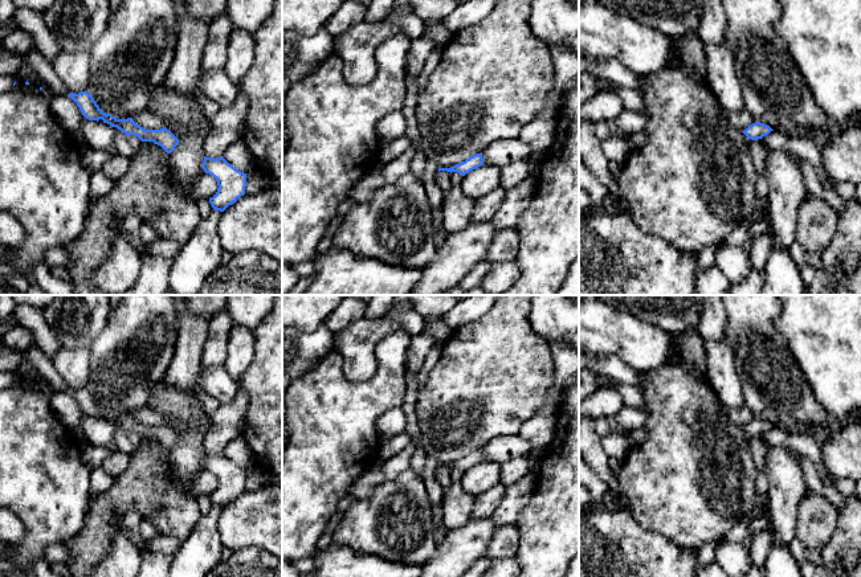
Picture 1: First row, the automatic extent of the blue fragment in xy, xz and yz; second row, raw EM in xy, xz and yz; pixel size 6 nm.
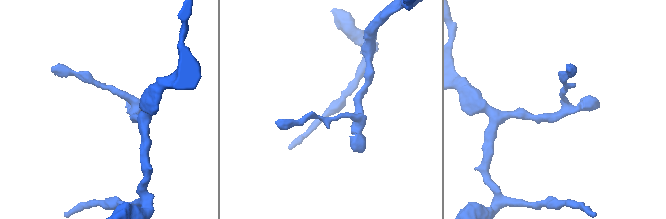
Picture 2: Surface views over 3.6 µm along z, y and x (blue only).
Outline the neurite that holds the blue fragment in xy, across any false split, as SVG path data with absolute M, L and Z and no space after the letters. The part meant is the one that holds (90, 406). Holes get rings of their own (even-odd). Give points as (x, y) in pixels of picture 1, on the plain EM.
M86 386L78 390L70 389L69 393L77 400L86 416L97 418L102 416L103 420L117 423L126 433L136 431L142 438L154 438L167 450L171 450L179 439L179 435L166 423L160 426L146 426L138 422L132 414L117 416L111 410L103 409Z

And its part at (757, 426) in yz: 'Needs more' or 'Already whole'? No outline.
Already whole

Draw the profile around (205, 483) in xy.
M203 470L195 482L188 488L188 495L192 499L197 499L200 495L211 495L217 488L217 478L216 475L209 470Z

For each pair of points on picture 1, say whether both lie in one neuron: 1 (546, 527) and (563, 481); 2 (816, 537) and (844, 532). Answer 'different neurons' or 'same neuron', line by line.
1: same neuron
2: different neurons

